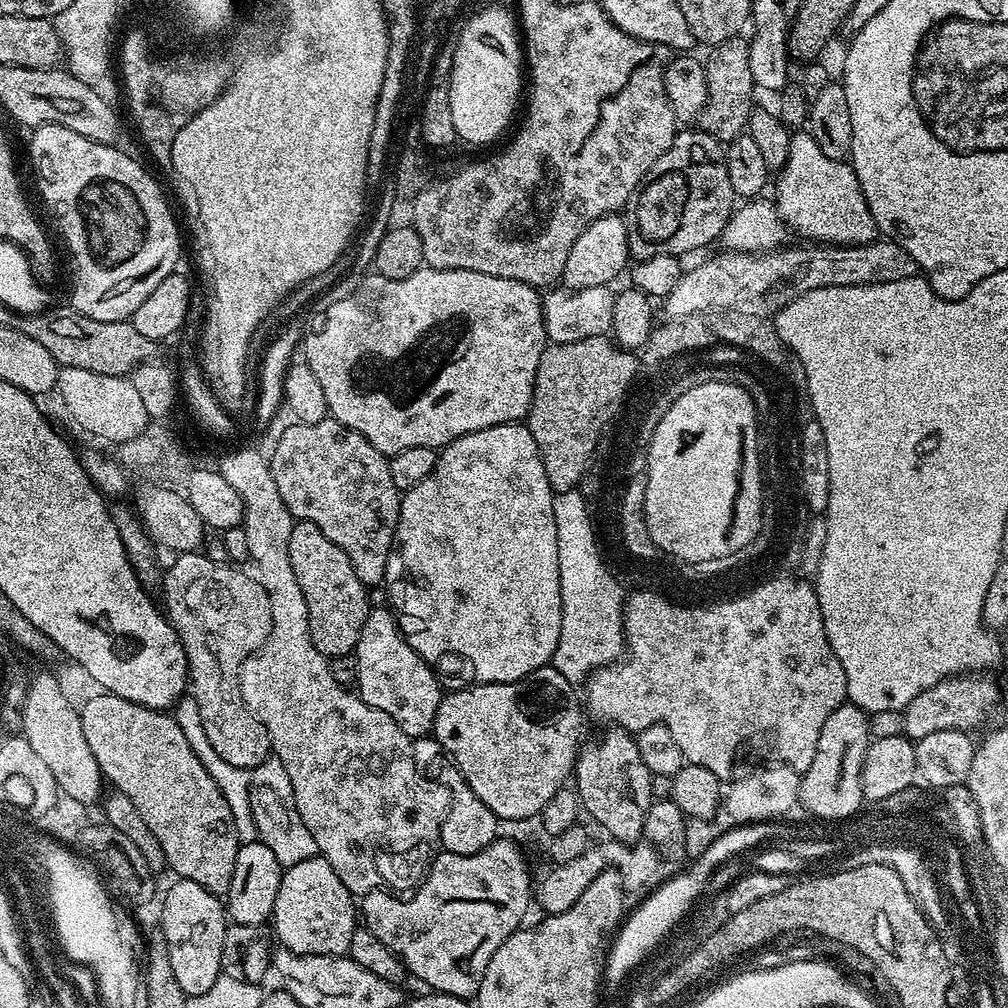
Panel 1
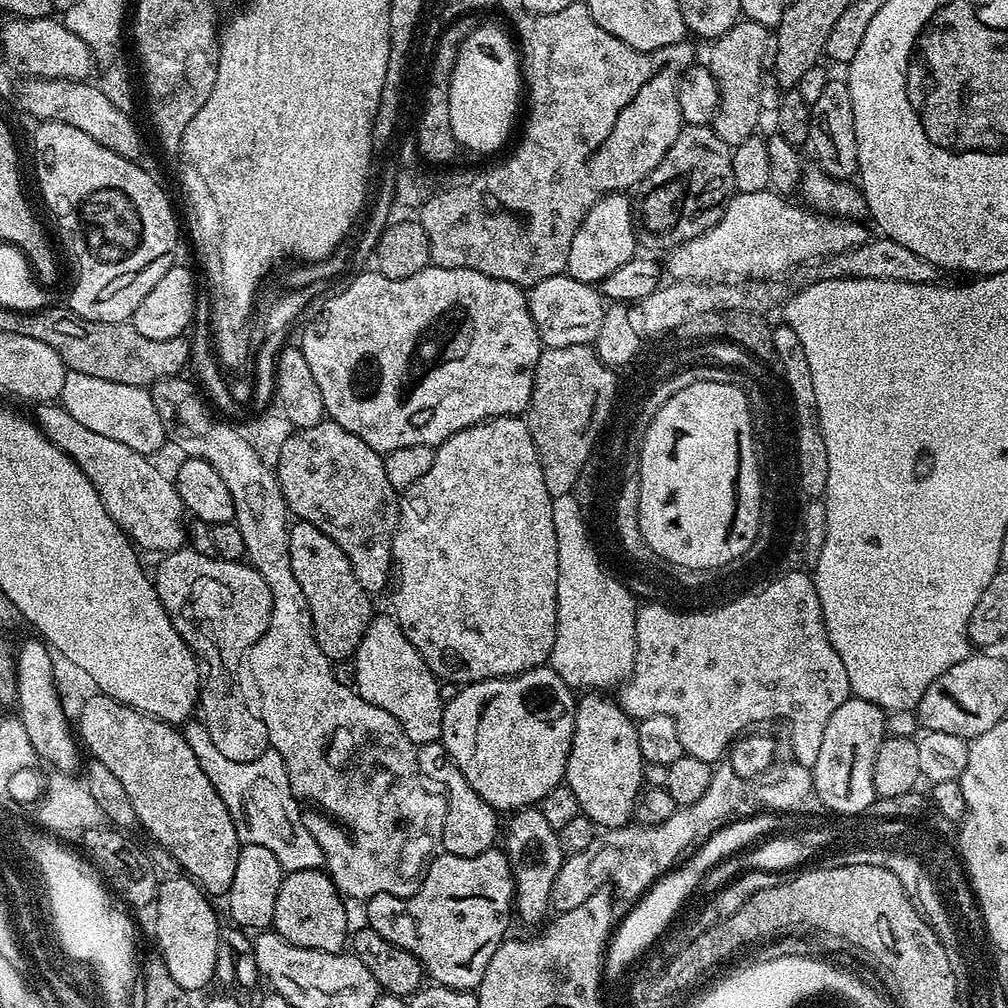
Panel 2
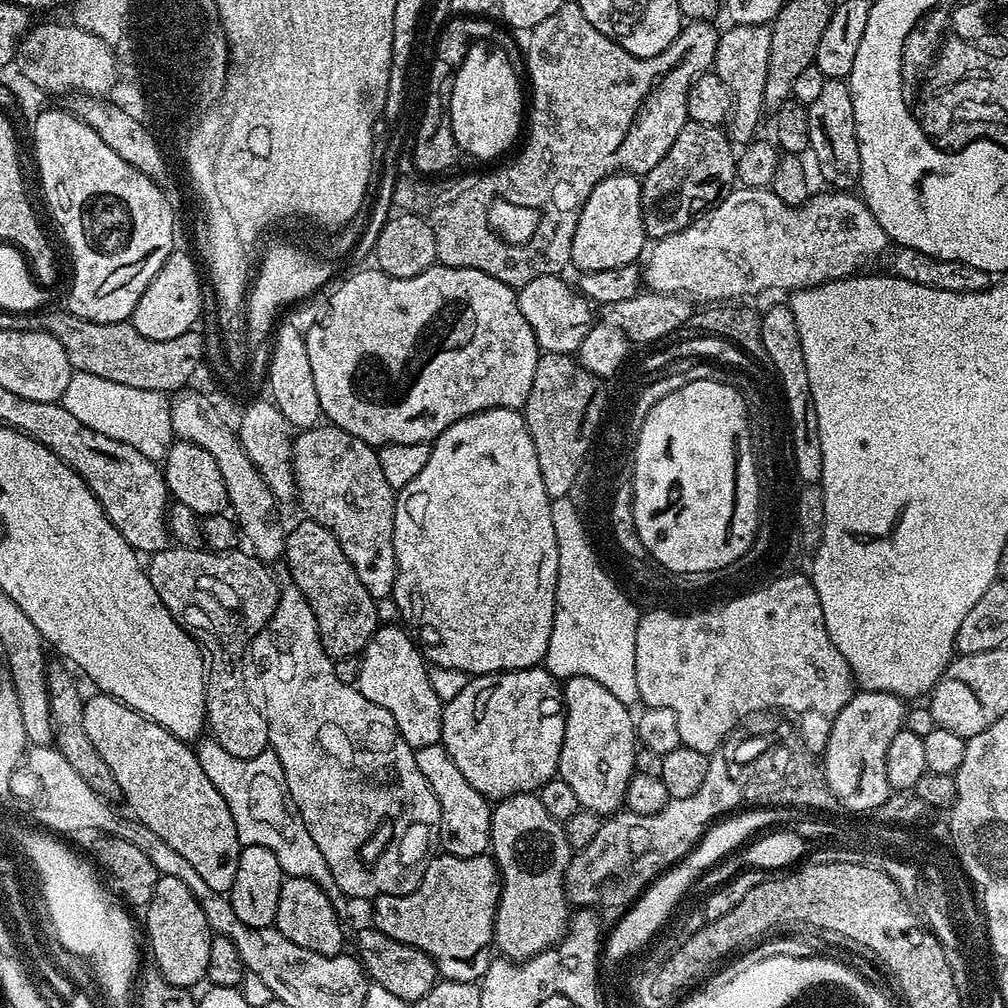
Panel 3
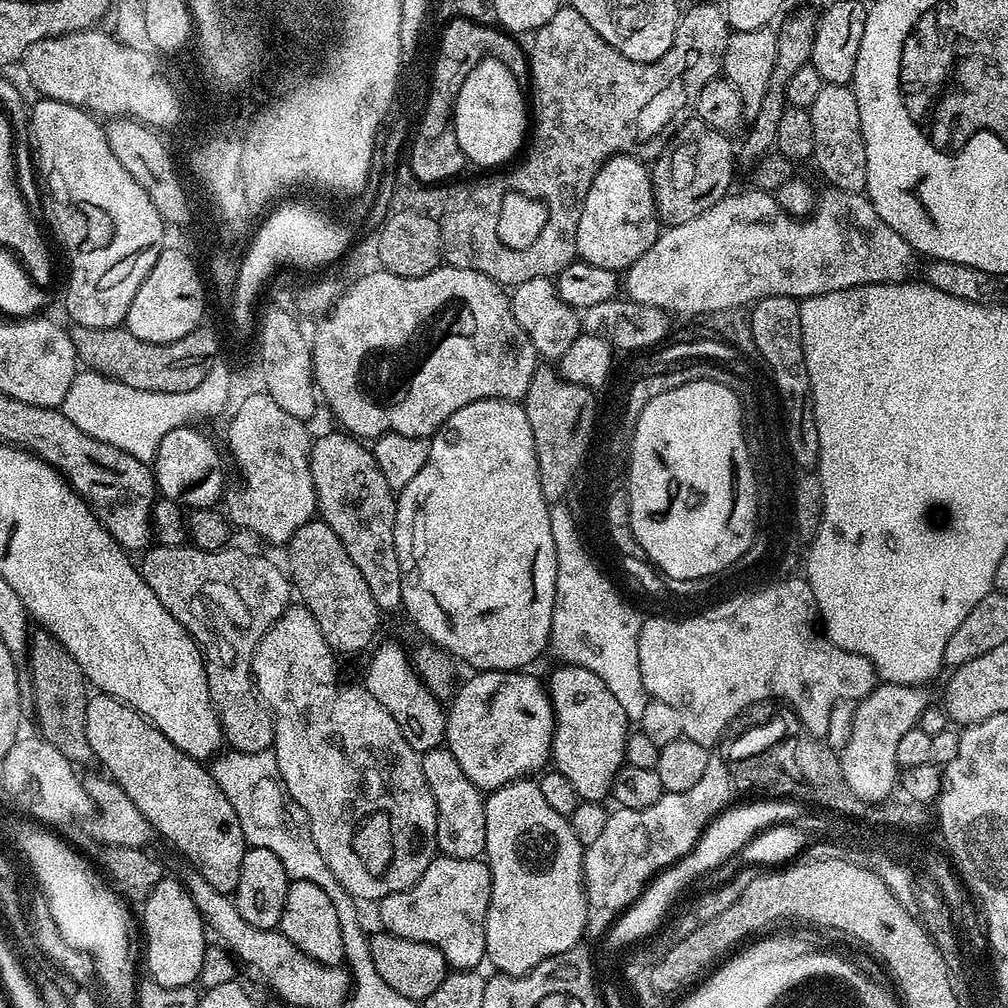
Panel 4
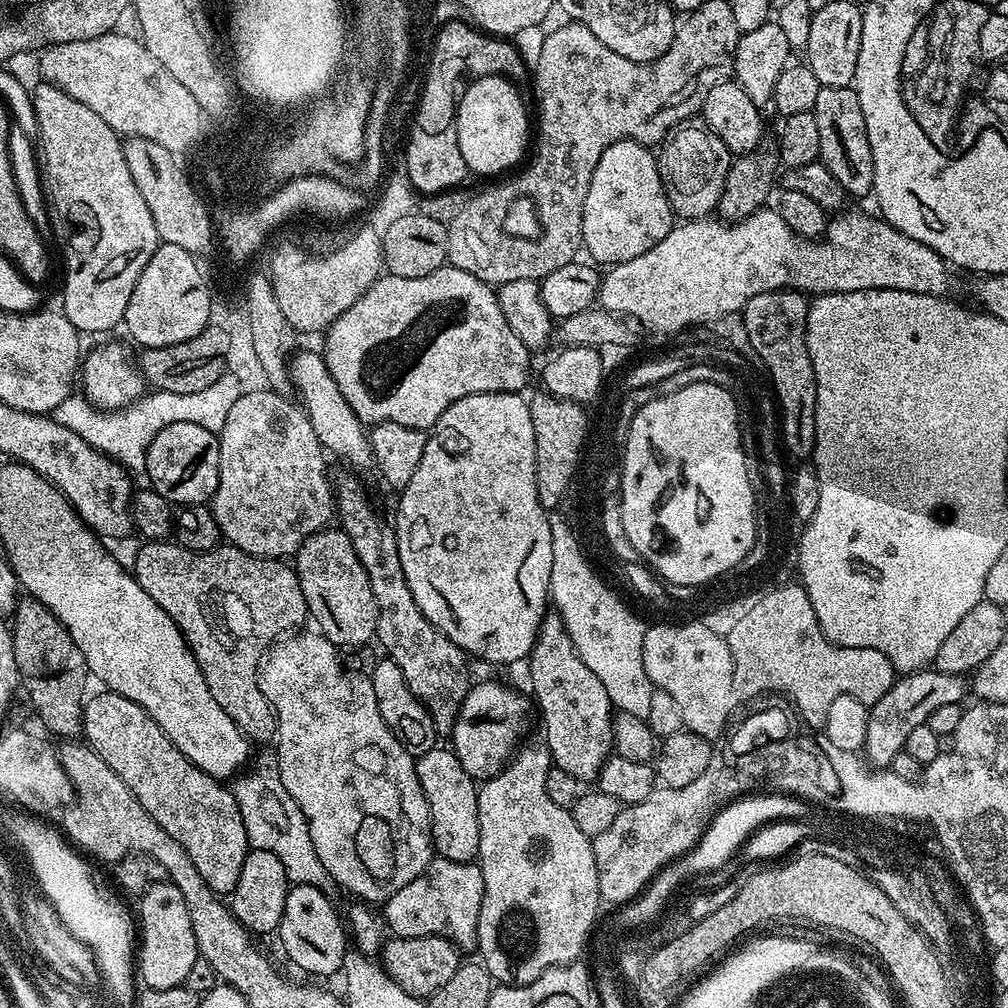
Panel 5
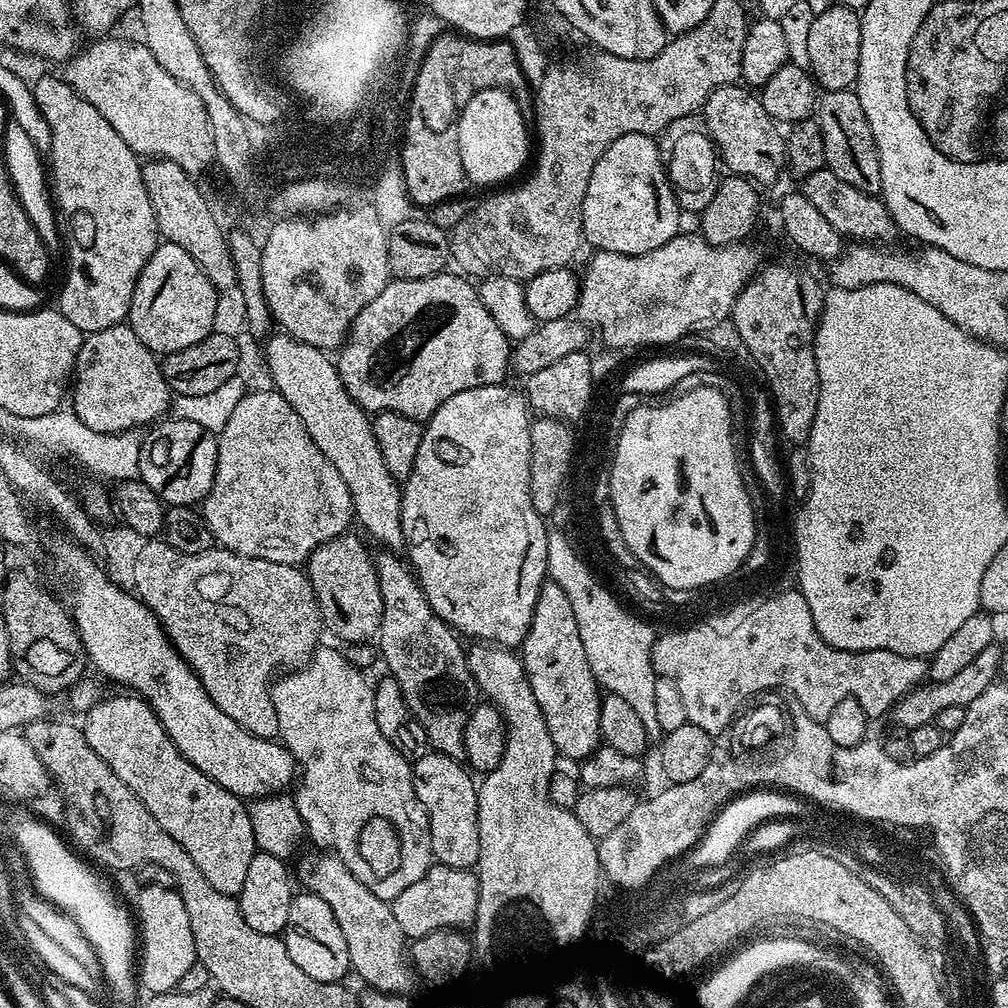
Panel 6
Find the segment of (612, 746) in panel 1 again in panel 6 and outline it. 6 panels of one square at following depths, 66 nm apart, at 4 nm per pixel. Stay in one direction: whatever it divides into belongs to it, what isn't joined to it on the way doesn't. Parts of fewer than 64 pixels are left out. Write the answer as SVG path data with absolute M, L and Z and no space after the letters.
M545 579L540 587L538 602L534 606L534 618L530 622L530 630L518 655L524 661L524 673L528 675L530 690L534 690L534 699L542 710L542 718L546 722L546 730L550 730L550 738L554 738L554 746L561 757L579 762L591 752L601 747L600 739L600 698L602 689L594 678L594 670L590 670L590 662L586 658L586 650L582 650L582 638L578 638L578 622L574 622L574 610L570 607L570 598L566 598L562 586L553 580Z

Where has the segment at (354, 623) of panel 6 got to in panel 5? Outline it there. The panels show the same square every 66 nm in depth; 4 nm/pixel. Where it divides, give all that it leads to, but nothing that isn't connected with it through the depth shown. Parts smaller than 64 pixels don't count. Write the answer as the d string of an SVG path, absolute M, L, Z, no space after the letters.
M329 526L308 536L301 542L300 549L296 551L294 567L298 582L302 586L302 594L306 598L309 617L313 621L316 619L315 627L320 635L328 639L331 644L336 645L337 649L368 644L375 637L376 623L380 612L374 602L374 590L370 590L370 578L366 574L362 562L358 562L358 554L354 554L352 540L346 535L343 528Z

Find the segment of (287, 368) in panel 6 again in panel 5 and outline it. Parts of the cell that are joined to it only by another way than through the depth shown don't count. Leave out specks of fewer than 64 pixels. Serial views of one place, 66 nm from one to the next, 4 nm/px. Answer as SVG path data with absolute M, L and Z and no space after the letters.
M297 351L291 357L290 371L293 389L297 393L300 391L299 403L310 418L310 426L314 426L314 434L318 434L318 442L325 453L332 455L333 452L334 455L341 456L352 468L371 469L373 463L368 432L354 414L354 410L350 410L350 402L342 398L342 390L338 390L338 384L334 382L323 355L319 351Z

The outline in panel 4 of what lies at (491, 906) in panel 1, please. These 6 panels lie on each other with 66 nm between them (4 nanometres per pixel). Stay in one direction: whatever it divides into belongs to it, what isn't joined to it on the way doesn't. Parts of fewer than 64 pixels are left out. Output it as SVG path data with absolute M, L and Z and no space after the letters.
M437 855L415 886L378 901L379 927L398 938L426 942L442 950L449 969L479 969L479 964L486 960L484 923L491 889L490 870L483 859L459 860Z

